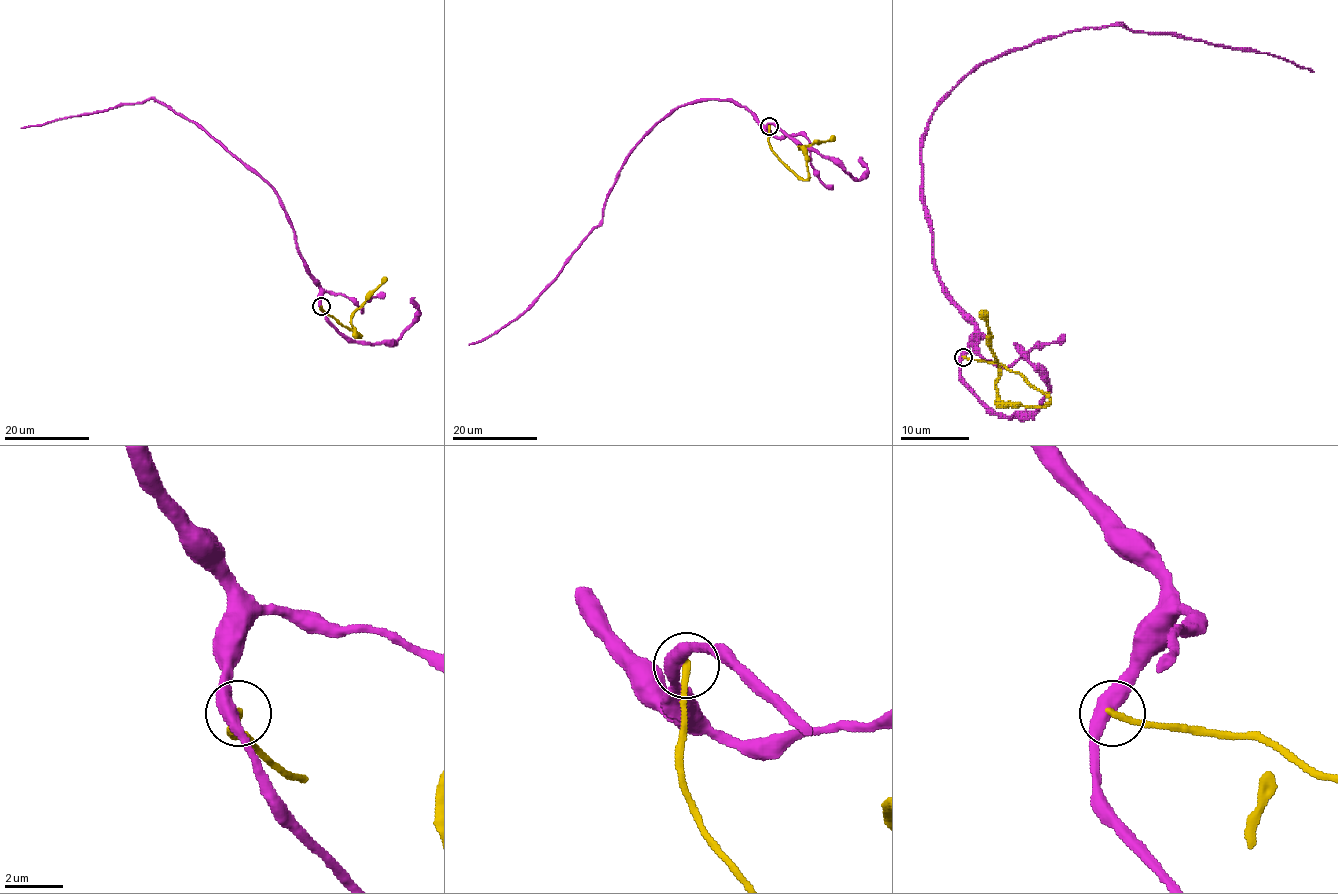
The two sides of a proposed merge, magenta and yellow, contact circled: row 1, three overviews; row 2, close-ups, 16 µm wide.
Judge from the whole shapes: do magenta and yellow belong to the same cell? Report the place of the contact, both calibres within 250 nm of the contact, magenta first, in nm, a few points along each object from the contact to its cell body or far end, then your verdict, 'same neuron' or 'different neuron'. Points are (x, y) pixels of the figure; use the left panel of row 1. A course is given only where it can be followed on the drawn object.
at (321, 306); 480 nm thick on the magenta side, 240 nm on the other; magenta runs (322, 306), (319, 283), (299, 252), (295, 231), (278, 194), (203, 129), (157, 100), (124, 103), (21, 128); yellow runs (322, 306), (321, 309), (359, 337), (351, 324), (351, 314), (386, 277); different neuron

